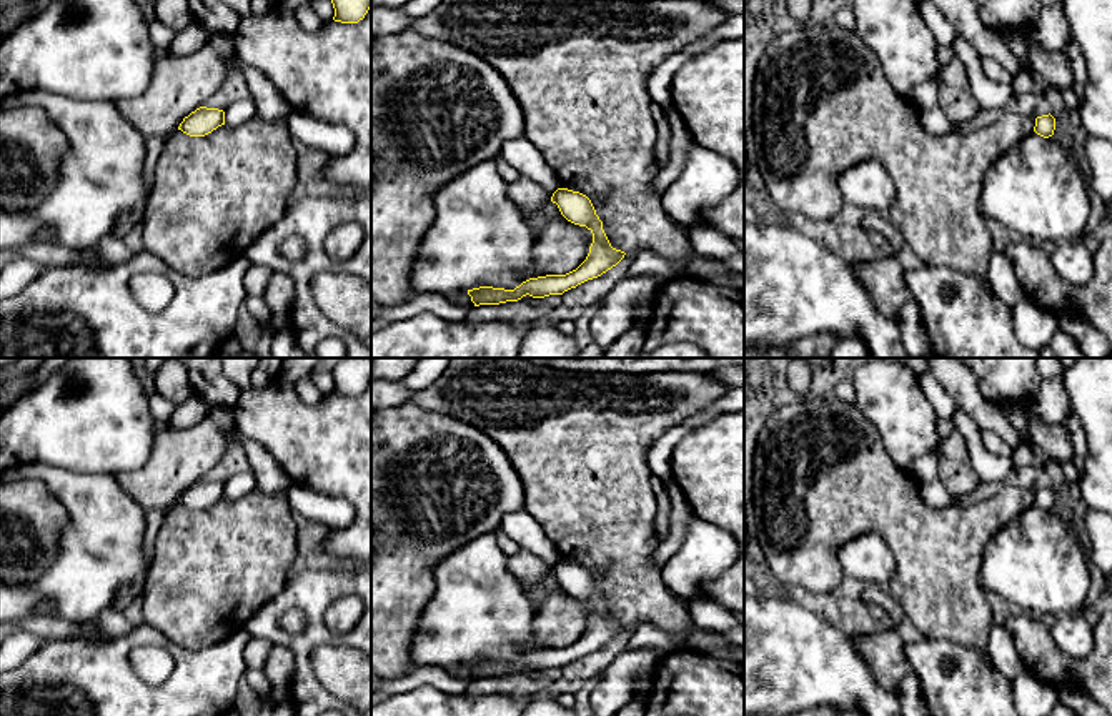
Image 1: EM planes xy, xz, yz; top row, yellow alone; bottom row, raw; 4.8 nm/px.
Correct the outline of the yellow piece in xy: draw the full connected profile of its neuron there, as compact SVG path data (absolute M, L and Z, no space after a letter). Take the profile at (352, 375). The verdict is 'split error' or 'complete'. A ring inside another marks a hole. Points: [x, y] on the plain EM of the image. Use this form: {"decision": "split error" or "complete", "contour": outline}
{"decision": "complete", "contour": "M343 358L333 370L335 395L358 396L371 381L371 358Z"}

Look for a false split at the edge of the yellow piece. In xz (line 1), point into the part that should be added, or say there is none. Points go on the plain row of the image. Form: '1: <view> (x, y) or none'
1: none

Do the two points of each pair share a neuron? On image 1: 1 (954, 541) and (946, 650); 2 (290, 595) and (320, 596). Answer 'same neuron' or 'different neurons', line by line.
1: different neurons
2: same neuron

